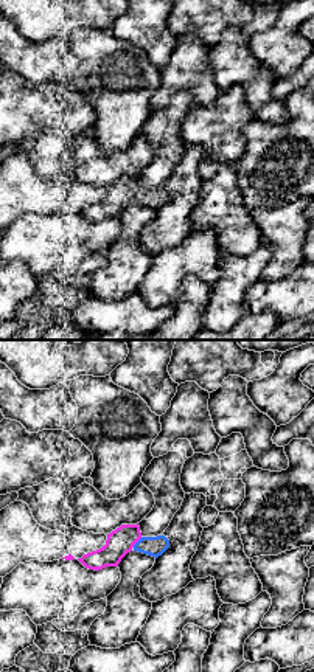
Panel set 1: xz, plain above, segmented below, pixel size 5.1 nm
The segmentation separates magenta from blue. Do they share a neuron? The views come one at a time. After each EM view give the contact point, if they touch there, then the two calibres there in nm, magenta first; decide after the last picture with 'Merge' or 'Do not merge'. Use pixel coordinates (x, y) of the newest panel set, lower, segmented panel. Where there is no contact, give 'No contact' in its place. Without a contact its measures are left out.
Touches magenta at (137, 540). Thickness 140 nm (magenta) against 100 nm

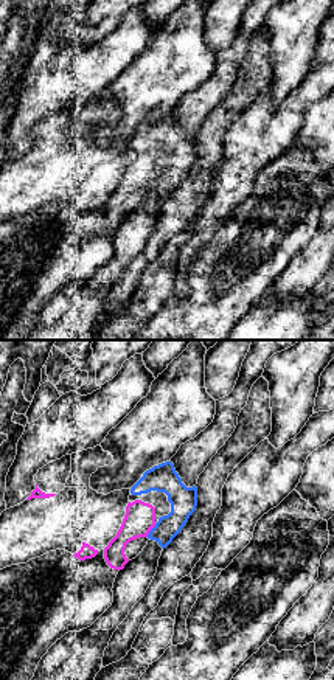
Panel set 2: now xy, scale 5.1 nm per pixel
Touches magenta at (151, 528). Thickness 160 nm (magenta) against 140 nm

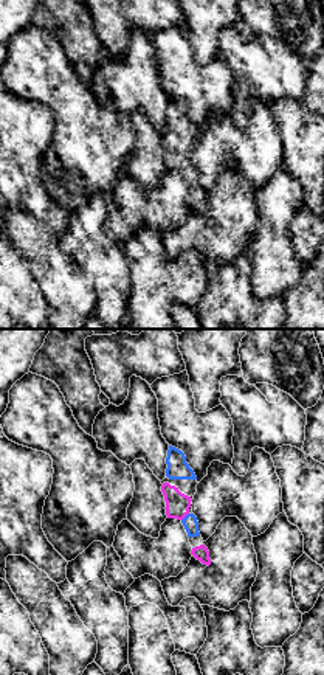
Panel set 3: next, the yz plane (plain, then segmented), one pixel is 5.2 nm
Touches magenta at (185, 515). Thickness 130 nm (magenta) against 80 nm

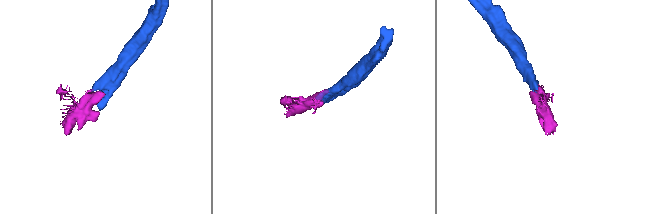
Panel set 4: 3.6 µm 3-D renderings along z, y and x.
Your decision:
Merge

